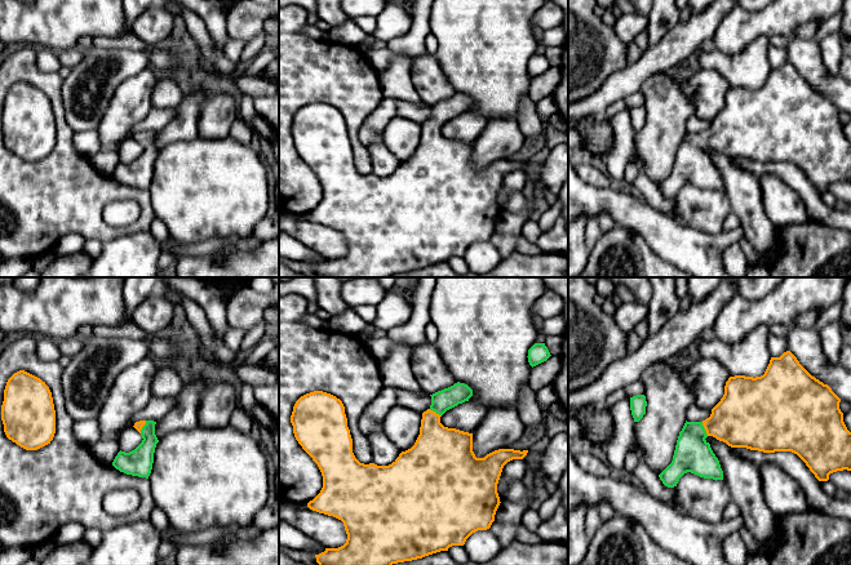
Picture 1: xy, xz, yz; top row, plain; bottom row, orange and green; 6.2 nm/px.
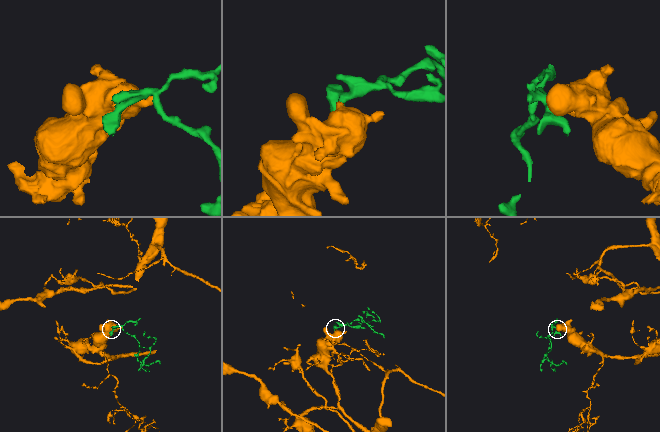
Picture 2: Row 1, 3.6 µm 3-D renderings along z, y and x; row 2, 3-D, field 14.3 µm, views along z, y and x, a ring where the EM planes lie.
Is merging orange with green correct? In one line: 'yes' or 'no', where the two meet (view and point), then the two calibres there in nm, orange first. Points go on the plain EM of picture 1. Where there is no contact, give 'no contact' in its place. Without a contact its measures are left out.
yes | yz (704, 138) | 360/220 nm

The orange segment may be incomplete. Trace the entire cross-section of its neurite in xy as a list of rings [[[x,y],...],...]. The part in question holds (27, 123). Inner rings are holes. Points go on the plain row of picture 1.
[[[25,81],[14,84],[4,101],[1,132],[6,148],[26,161],[50,155],[56,121],[45,93]]]

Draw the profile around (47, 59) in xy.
[[[45,48],[37,49],[36,62],[39,70],[46,74],[58,72],[61,68],[58,53],[50,49]]]

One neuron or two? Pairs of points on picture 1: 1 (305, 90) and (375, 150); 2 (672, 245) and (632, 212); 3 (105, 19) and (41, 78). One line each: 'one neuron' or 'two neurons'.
1: two neurons
2: one neuron
3: two neurons

